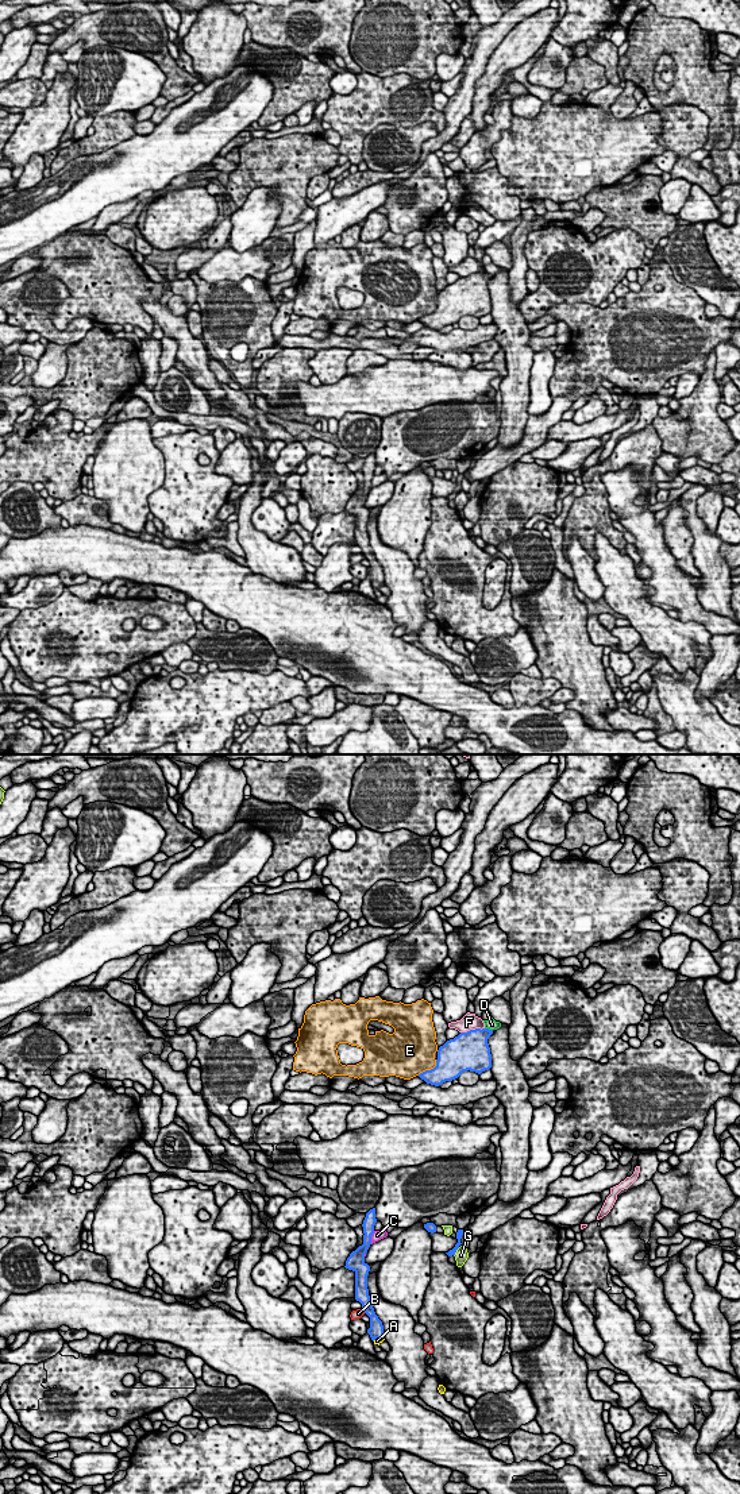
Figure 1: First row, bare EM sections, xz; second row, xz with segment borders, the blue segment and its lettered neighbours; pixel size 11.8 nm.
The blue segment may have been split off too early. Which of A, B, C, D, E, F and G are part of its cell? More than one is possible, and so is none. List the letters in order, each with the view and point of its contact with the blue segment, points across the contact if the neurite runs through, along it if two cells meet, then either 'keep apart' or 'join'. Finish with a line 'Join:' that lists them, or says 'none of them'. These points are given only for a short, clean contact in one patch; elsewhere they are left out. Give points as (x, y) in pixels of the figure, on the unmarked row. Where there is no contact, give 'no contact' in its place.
A: meets blue in xz at (377, 582); runs through xz (376, 575), (377, 582), (377, 585); join
B: meets blue in xz at (363, 554); keep apart
C: meets blue in xz at (370, 482); keep apart
D: meets blue in xz at (488, 273); keep apart
E: meets blue in xz at (428, 315); keep apart
F: meets blue in xz at (471, 274); keep apart
G: meets blue in xz at (455, 495); keep apart
Join: A

